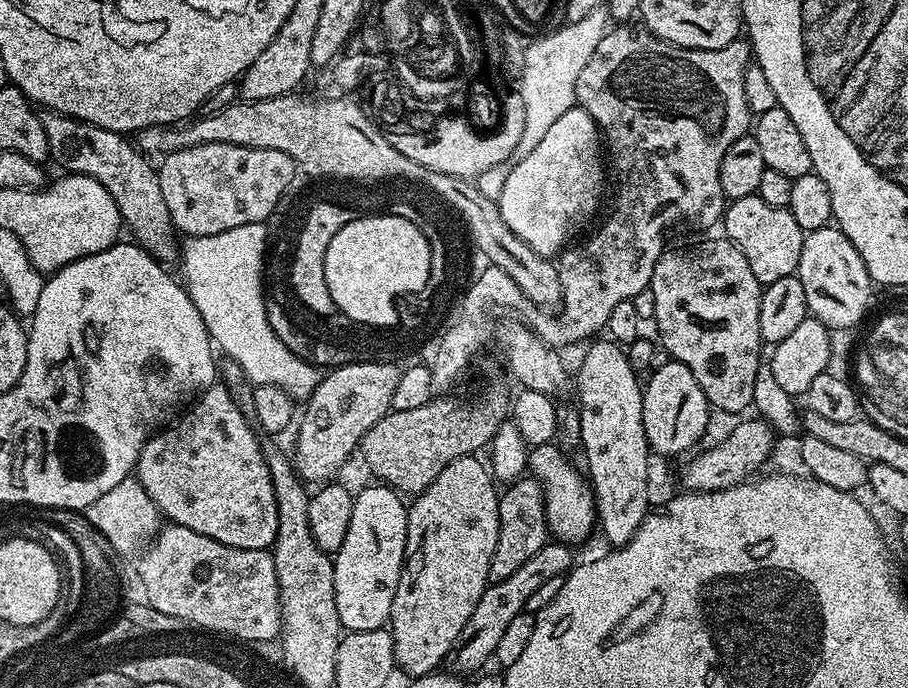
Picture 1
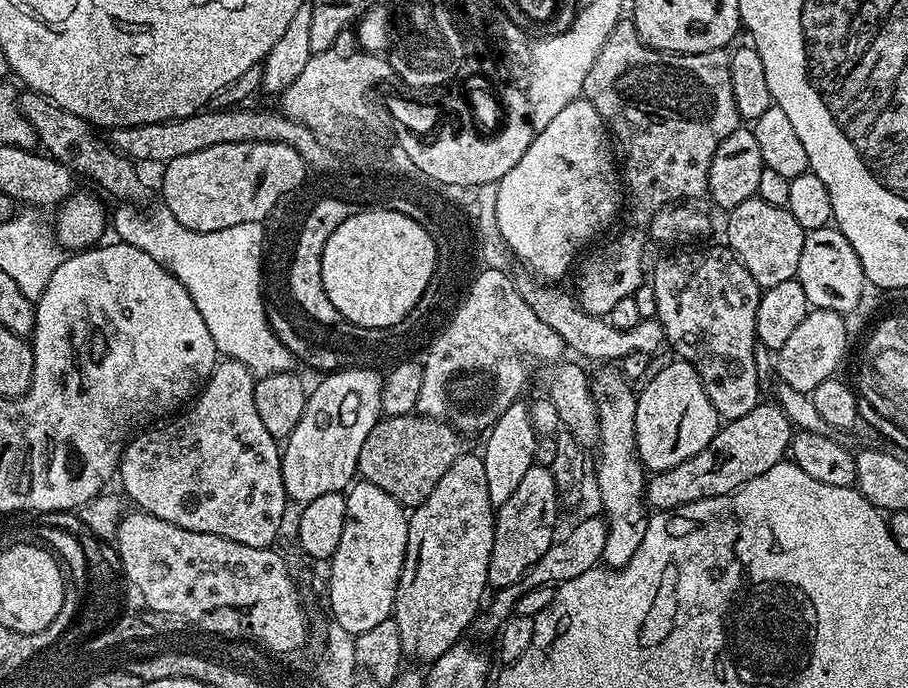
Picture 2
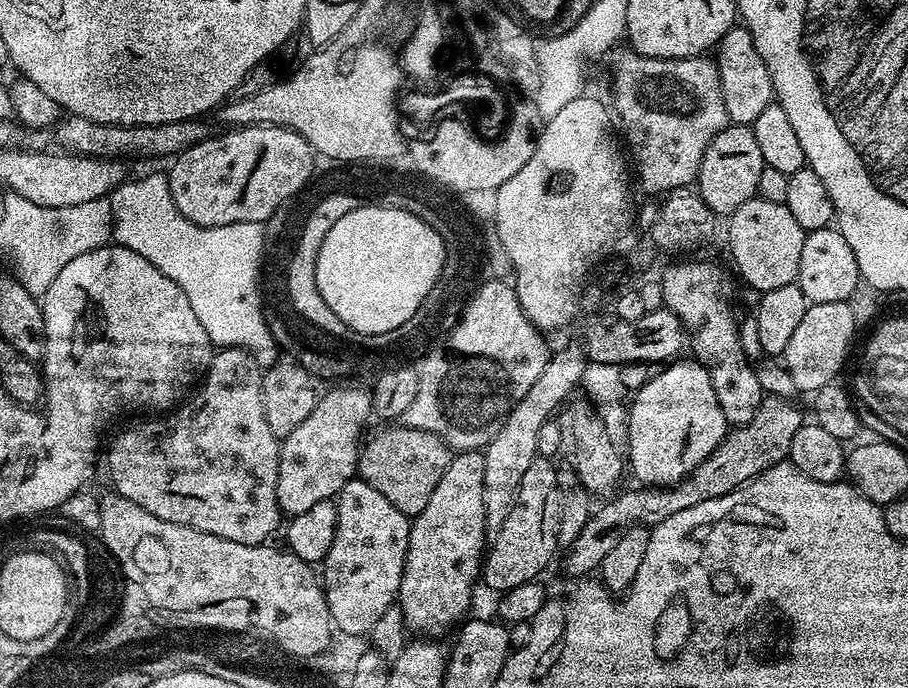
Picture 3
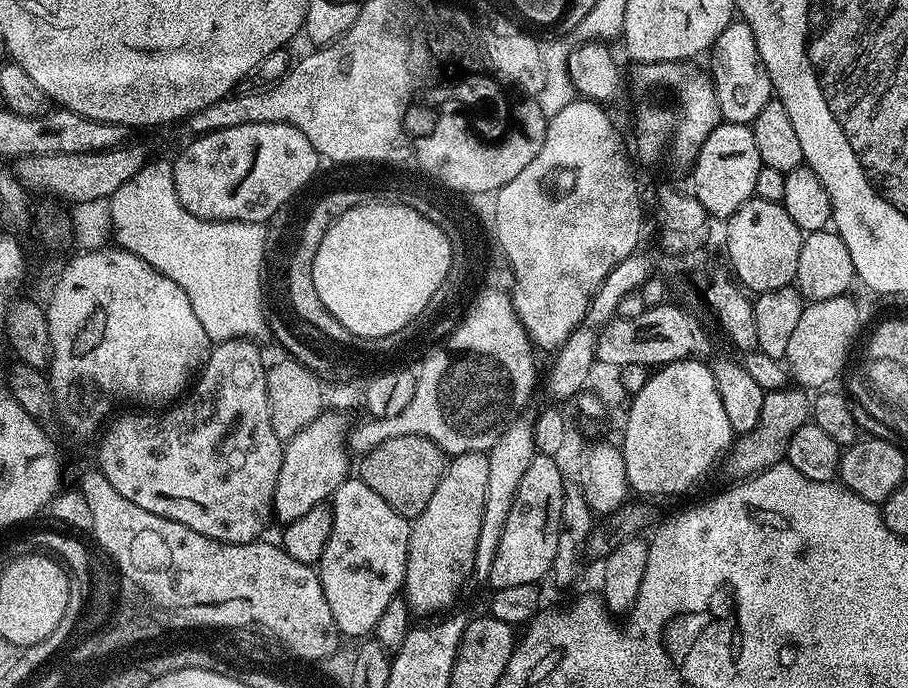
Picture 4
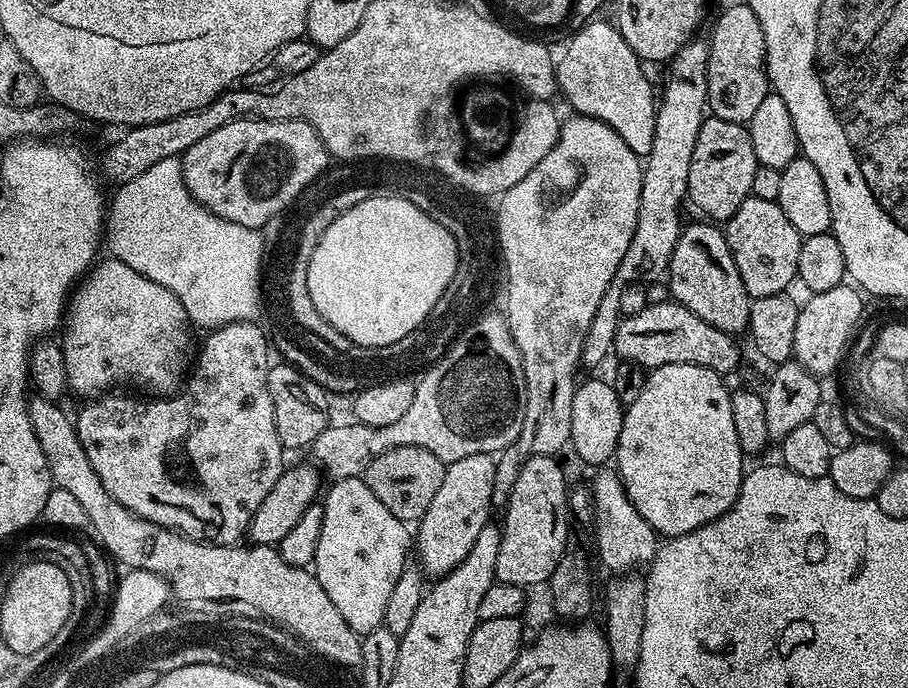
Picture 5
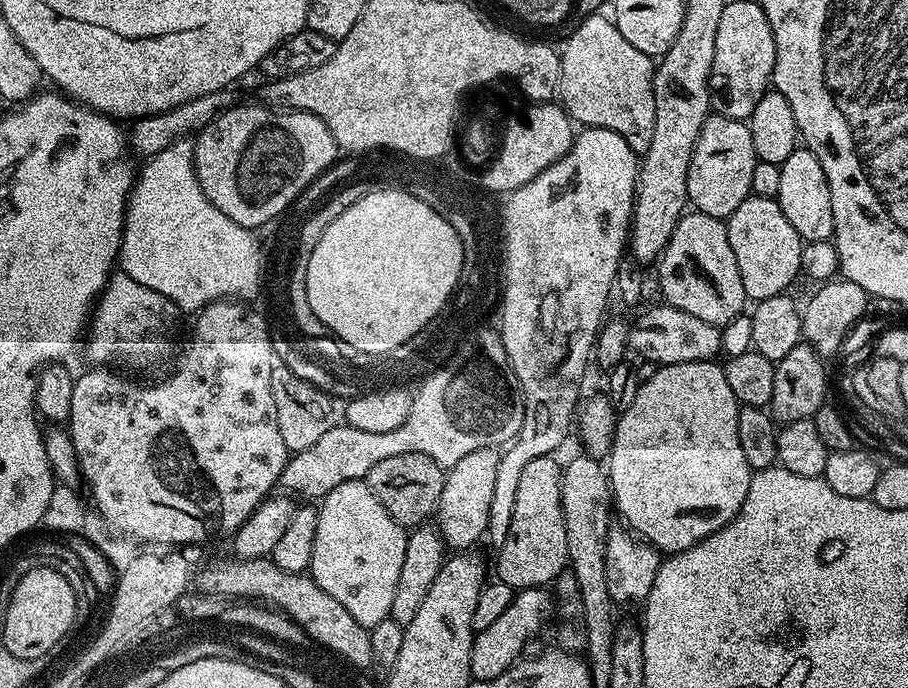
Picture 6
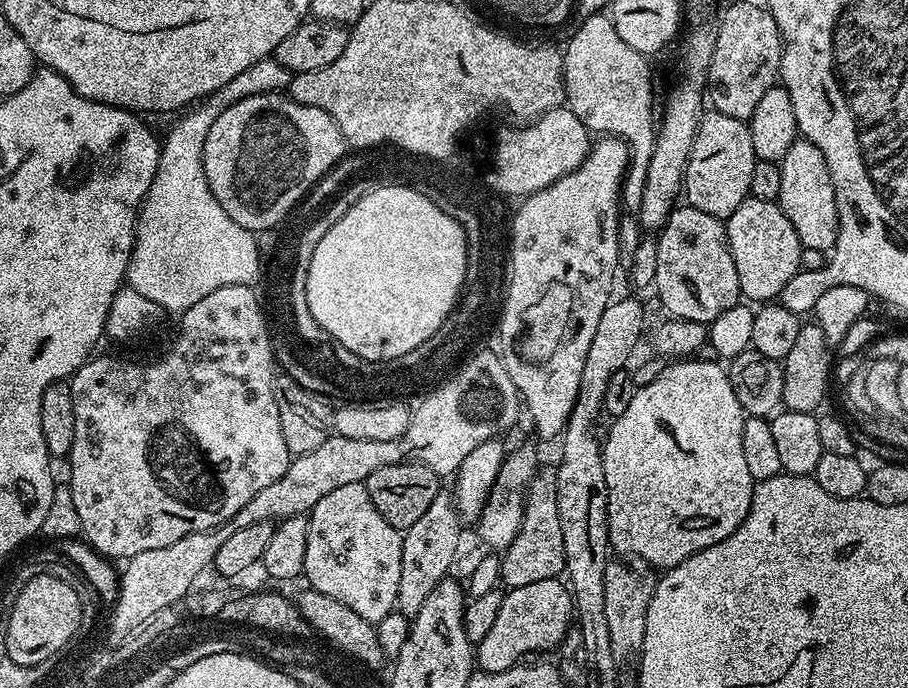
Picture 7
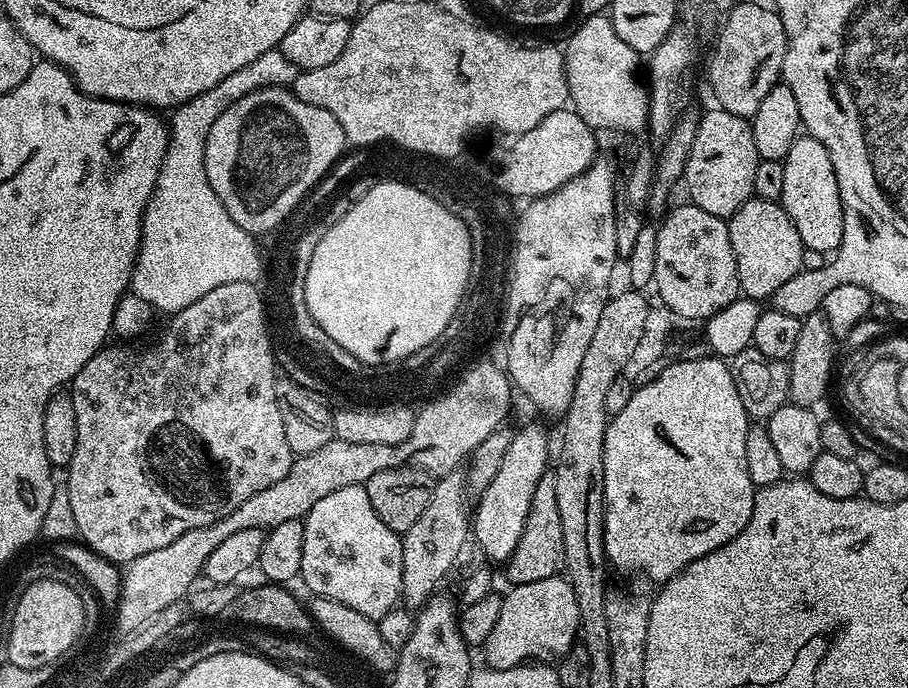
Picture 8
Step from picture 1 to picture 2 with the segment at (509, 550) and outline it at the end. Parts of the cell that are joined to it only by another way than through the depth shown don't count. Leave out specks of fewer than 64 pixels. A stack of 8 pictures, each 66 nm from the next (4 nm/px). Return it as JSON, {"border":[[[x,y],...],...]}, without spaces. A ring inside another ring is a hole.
{"border":[[[537,462],[526,470],[522,482],[514,489],[514,494],[506,498],[506,502],[495,509],[496,525],[494,526],[494,550],[490,550],[490,566],[488,567],[488,588],[495,590],[511,584],[519,584],[525,574],[550,550],[557,539],[556,508],[558,497],[555,478],[551,467]]]}

